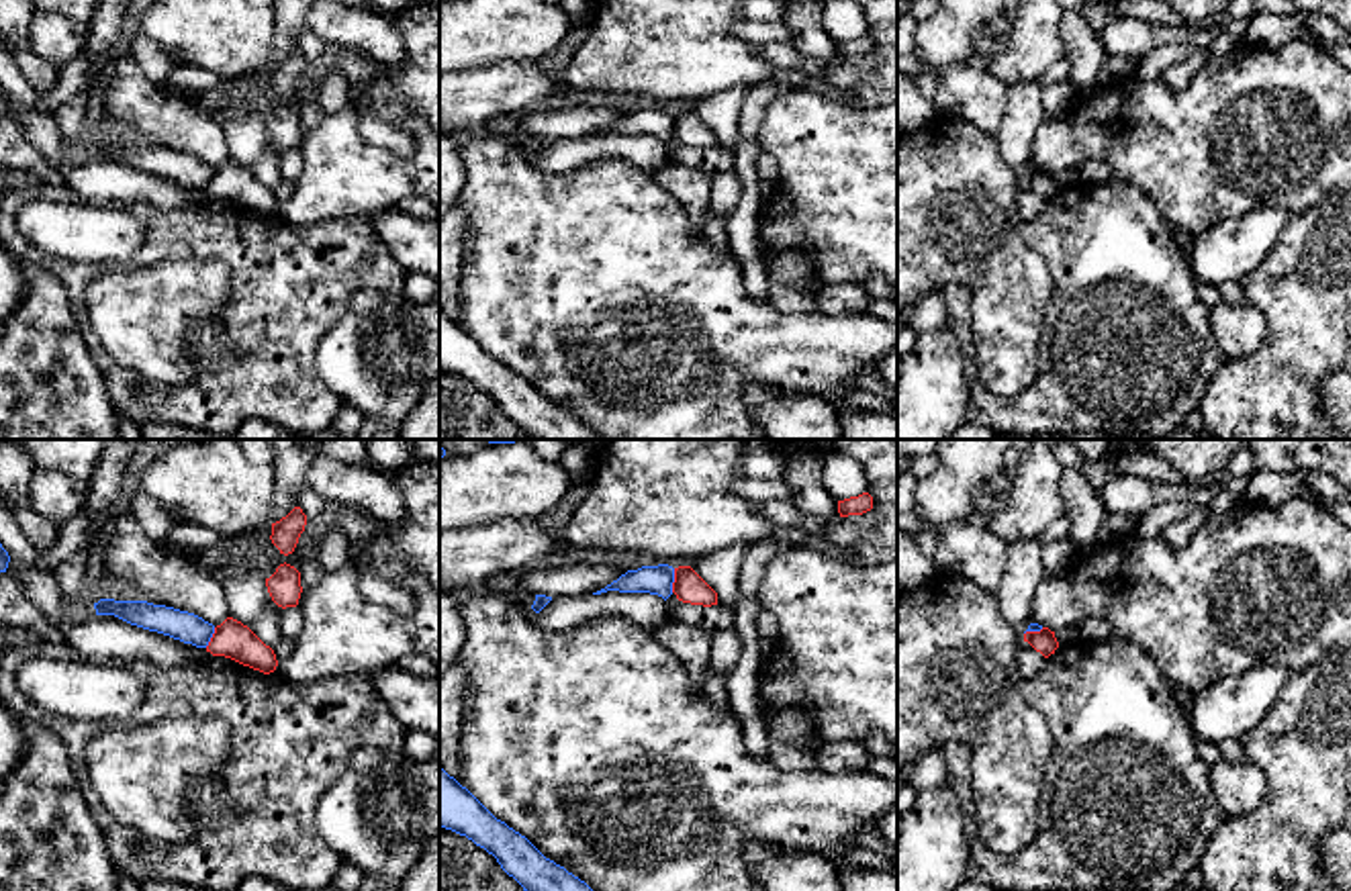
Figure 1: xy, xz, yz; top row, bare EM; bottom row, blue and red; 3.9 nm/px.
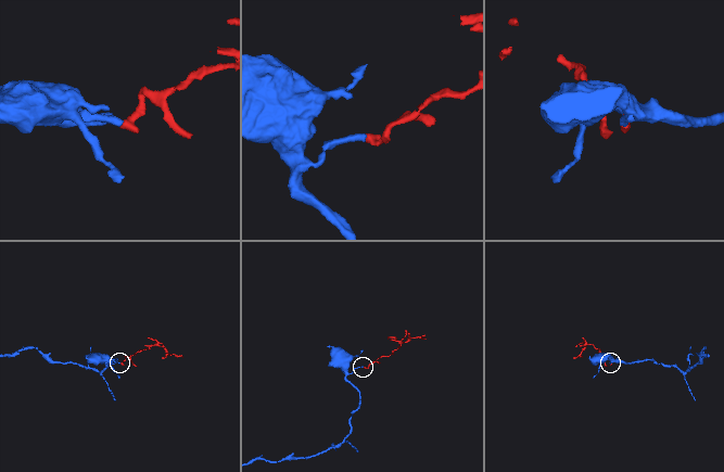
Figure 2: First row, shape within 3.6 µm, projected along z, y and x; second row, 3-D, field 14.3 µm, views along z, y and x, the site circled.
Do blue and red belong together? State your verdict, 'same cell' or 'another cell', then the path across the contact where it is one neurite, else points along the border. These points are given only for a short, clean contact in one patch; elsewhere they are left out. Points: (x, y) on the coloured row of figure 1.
another cell; border xz (675, 569), (671, 591)

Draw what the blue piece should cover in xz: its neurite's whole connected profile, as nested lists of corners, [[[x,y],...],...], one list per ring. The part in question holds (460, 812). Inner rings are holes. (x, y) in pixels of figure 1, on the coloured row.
[[[439,764],[439,828],[466,836],[497,858],[523,891],[593,891],[564,866],[546,858],[525,836],[497,819]]]

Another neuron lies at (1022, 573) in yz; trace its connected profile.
[[[1038,540],[1008,544],[1004,574],[993,595],[999,613],[1020,631],[1026,631],[1032,623],[1032,603],[1044,574],[1042,544]]]

